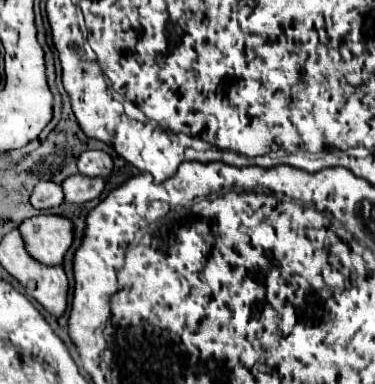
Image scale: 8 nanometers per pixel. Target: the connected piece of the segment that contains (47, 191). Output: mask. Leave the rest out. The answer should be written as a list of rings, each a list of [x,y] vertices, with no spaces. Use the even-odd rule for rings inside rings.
[[[42,179],[36,187],[34,187],[34,193],[30,197],[30,203],[36,207],[36,209],[52,209],[52,207],[58,207],[64,203],[64,195],[62,195],[62,185],[60,183],[54,183],[50,179]]]

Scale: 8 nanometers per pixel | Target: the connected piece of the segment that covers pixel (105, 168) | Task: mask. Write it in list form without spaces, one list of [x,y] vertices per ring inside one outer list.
[[[84,151],[78,157],[78,171],[92,177],[108,177],[114,169],[114,161],[106,151]]]

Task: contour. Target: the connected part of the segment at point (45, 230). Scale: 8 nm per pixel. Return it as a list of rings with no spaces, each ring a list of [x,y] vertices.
[[[38,213],[38,215],[30,217],[30,219],[26,219],[20,225],[20,233],[22,233],[24,241],[26,241],[28,253],[34,259],[38,259],[40,263],[46,263],[46,265],[62,263],[66,251],[74,243],[74,223],[68,217],[62,217],[62,215],[56,215],[56,213]]]

